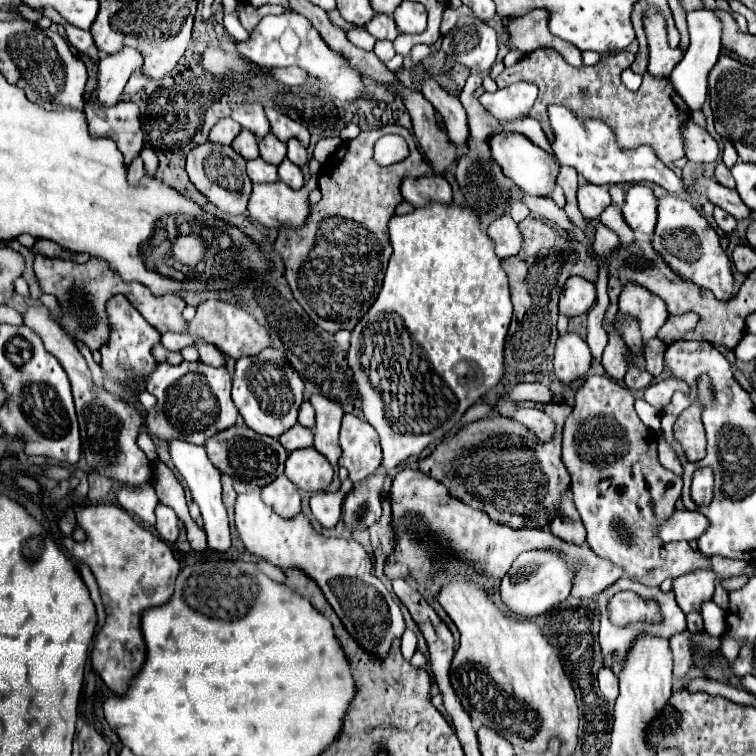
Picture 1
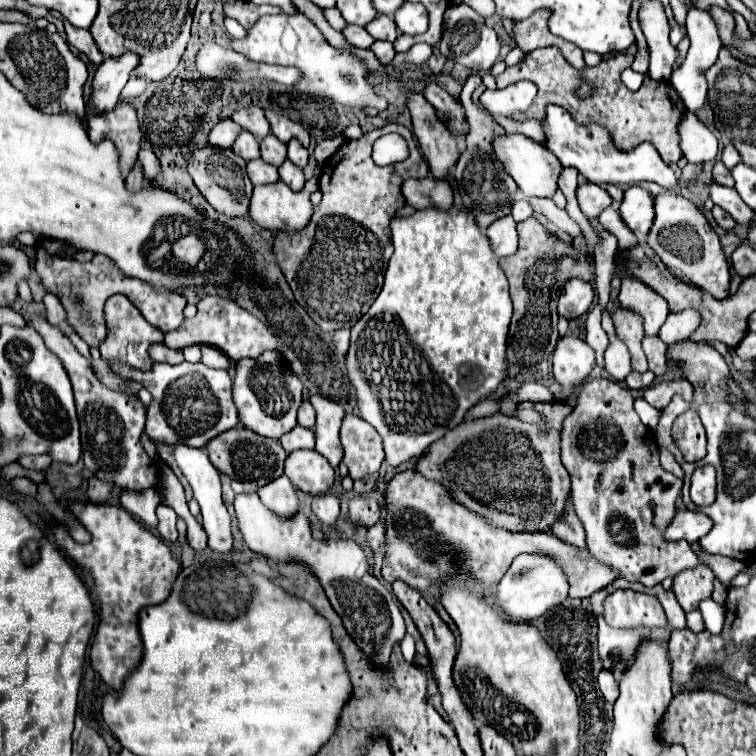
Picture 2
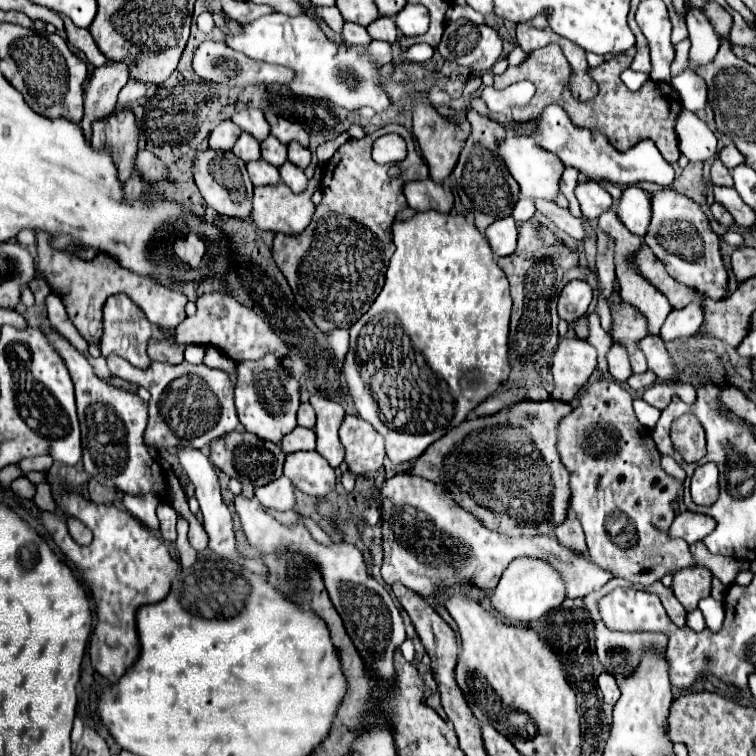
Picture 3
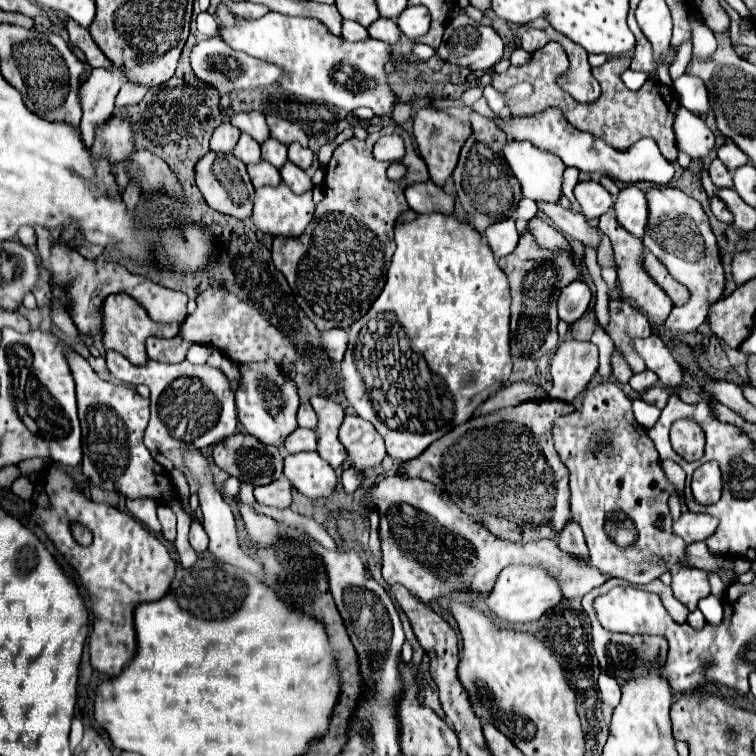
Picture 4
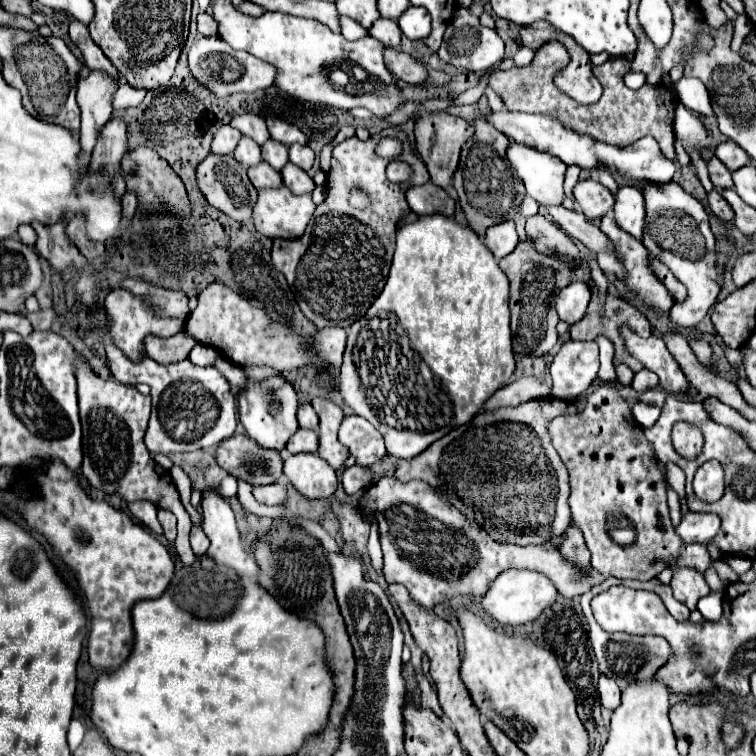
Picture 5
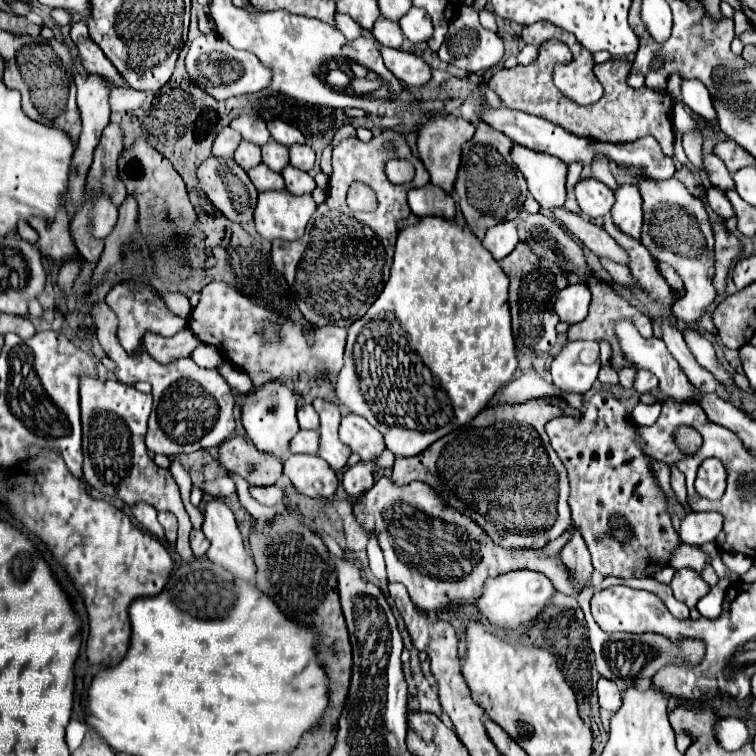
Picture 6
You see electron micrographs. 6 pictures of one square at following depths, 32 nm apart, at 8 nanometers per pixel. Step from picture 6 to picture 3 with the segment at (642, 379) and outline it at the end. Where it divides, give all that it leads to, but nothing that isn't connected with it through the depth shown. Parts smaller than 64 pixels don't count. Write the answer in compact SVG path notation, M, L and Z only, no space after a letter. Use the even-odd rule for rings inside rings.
M647 370L644 373L636 374L633 373L630 378L628 378L628 386L634 388L634 390L646 390L650 388L654 382L656 382L657 376L651 371Z

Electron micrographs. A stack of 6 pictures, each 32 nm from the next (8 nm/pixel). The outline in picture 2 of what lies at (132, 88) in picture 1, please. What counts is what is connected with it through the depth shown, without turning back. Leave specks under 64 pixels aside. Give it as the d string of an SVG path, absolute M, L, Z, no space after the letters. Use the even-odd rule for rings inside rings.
M131 75L126 86L122 90L120 102L128 102L130 98L136 98L141 95L146 89L147 82L140 80L137 76Z

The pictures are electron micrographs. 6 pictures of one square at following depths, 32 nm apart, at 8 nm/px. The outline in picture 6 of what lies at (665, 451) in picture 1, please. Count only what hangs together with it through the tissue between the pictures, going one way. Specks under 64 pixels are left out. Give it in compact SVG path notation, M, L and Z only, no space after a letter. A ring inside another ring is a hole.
M672 468L672 490L678 498L678 502L682 506L686 506L686 484L684 484L684 474L678 470L678 468Z

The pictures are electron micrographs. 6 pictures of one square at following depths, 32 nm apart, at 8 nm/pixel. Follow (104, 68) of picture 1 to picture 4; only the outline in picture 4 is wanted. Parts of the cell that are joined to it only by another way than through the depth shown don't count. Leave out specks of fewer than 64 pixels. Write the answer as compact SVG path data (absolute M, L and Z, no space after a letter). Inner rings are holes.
M96 68L80 84L80 106L82 106L82 124L80 134L84 146L90 150L96 124L104 124L114 110L114 98L118 90L126 84L126 76L120 68L104 70Z

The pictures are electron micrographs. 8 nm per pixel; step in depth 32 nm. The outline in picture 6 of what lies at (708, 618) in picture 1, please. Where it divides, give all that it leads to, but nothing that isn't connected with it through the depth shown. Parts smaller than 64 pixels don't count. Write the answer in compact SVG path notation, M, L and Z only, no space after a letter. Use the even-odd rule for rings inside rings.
M720 578L716 586L712 586L712 590L700 598L698 602L698 612L704 616L704 618L718 618L720 612L722 612L722 602L724 602L724 596L726 596L726 590L734 584L732 578Z

